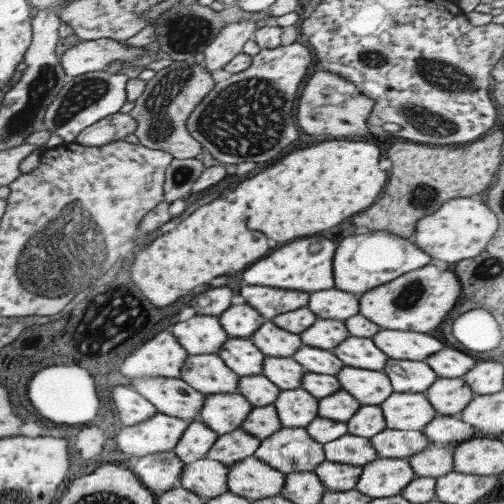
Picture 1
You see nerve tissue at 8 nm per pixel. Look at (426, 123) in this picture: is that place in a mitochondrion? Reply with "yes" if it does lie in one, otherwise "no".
yes

